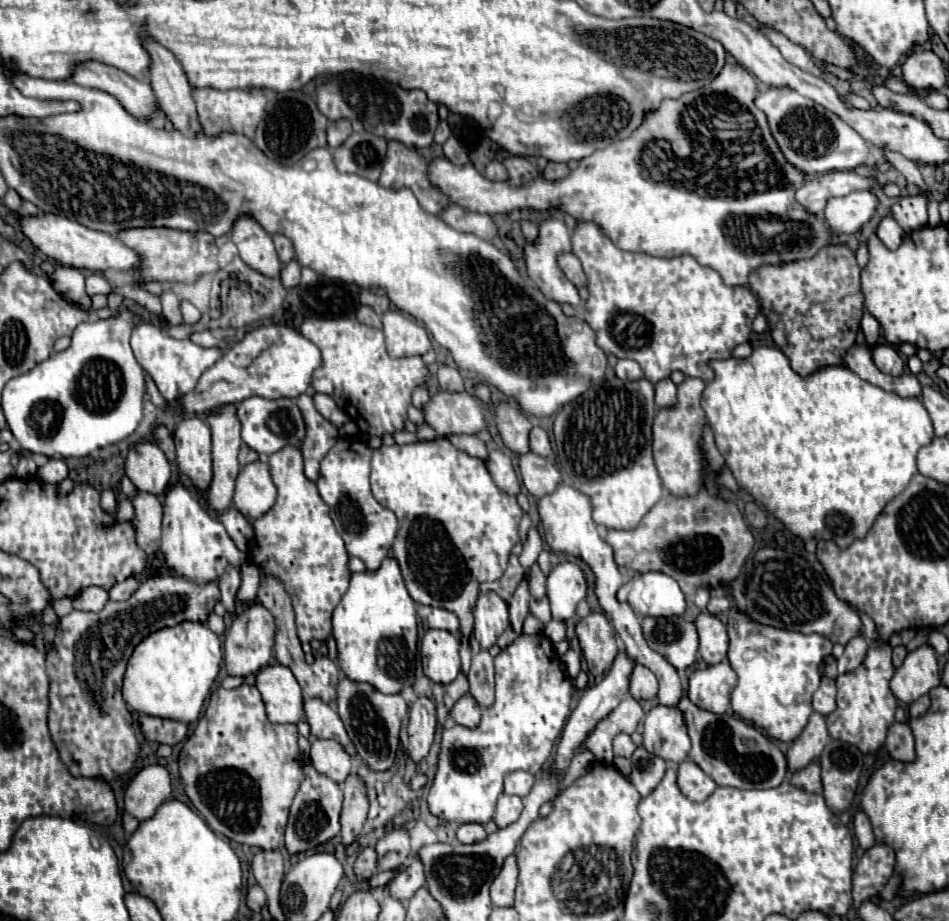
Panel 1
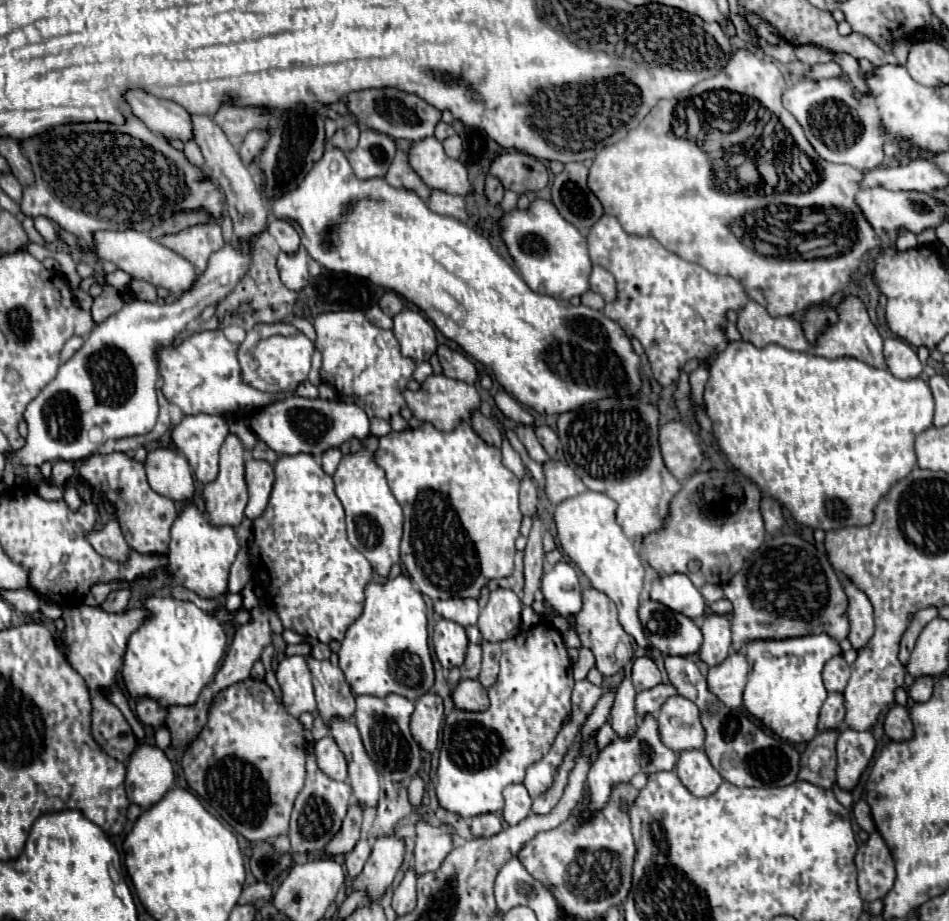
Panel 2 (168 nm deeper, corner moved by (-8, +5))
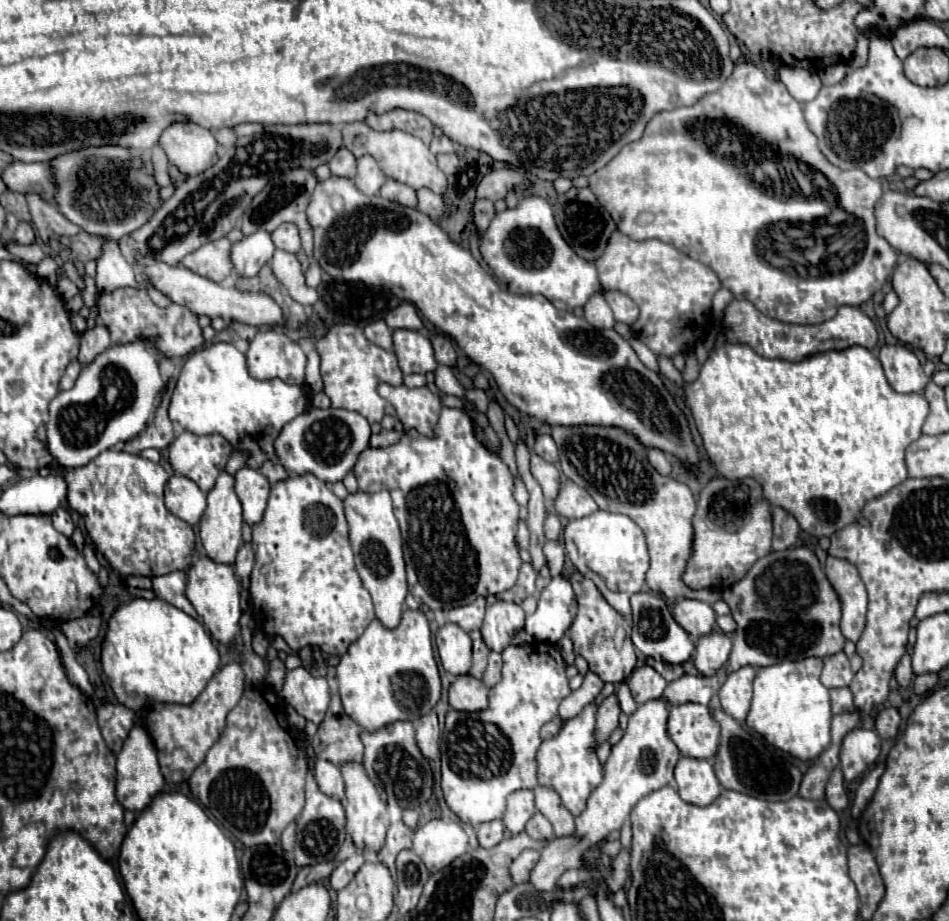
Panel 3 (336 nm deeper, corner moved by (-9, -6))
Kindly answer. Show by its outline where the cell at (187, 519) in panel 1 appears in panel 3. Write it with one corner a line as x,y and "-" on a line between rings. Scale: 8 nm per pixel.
193,557
187,573
187,587
185,595
197,609
197,613
203,617
205,627
211,631
213,639
221,643
229,643
239,635
239,617
241,617
241,607
239,607
239,583
235,579
233,567
229,563
217,563
211,557

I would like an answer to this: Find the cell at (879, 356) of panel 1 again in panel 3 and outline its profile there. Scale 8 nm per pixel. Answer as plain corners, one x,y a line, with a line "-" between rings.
883,345
879,361
897,393
921,393
929,383
917,355
907,345

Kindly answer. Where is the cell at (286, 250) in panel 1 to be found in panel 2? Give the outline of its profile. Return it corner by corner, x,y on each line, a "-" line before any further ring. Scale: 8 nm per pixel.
272,220
268,224
268,232
276,238
280,250
284,252
296,252
300,246
300,234
286,222
286,220

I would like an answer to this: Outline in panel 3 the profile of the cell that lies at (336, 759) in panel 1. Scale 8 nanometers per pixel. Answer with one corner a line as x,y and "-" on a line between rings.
317,759
315,761
315,779
319,783
319,789
325,795
331,795
339,801
345,801
345,789
343,789
343,777
341,777
341,769
327,761
327,759

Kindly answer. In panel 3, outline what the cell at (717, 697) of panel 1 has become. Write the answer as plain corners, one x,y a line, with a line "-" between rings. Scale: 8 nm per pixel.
741,667
733,673
729,673
727,681
719,689
719,703
727,715
731,715
737,721
743,721
747,717
749,705
751,705
751,685
755,679
753,667

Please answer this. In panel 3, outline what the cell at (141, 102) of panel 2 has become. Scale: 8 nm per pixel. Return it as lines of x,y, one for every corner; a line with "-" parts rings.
191,121
171,123
161,137
159,145
163,147
169,163
177,165
179,171
187,175
197,175
213,165
217,153
217,141
209,129
203,129

